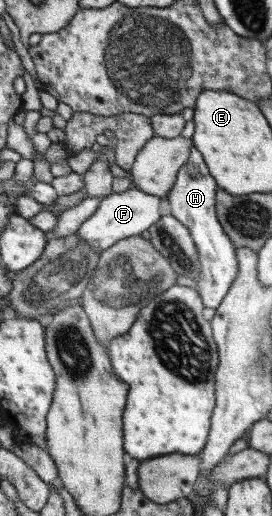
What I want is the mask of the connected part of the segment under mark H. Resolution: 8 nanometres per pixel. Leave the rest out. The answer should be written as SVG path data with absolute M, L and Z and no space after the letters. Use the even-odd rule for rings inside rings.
M190 146L190 155L186 163L179 169L175 185L167 193L168 213L173 215L182 225L185 225L196 244L198 259L200 260L200 275L197 283L198 293L205 307L217 308L228 293L233 280L236 279L238 268L236 246L223 232L223 227L216 217L216 193L218 190L215 180L205 168L202 154Z

